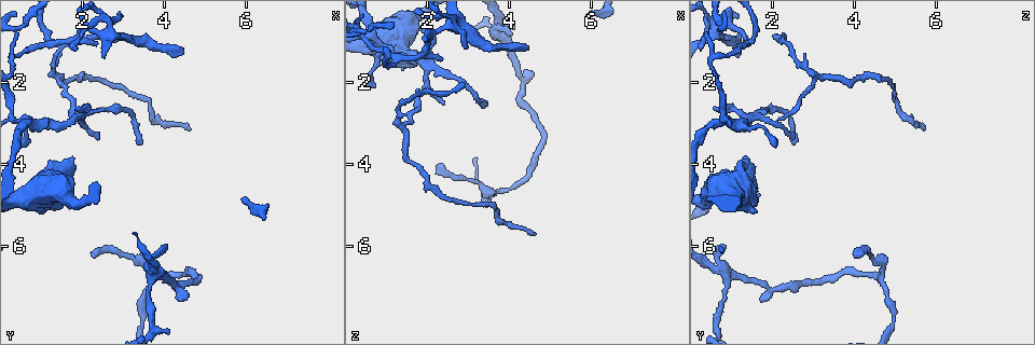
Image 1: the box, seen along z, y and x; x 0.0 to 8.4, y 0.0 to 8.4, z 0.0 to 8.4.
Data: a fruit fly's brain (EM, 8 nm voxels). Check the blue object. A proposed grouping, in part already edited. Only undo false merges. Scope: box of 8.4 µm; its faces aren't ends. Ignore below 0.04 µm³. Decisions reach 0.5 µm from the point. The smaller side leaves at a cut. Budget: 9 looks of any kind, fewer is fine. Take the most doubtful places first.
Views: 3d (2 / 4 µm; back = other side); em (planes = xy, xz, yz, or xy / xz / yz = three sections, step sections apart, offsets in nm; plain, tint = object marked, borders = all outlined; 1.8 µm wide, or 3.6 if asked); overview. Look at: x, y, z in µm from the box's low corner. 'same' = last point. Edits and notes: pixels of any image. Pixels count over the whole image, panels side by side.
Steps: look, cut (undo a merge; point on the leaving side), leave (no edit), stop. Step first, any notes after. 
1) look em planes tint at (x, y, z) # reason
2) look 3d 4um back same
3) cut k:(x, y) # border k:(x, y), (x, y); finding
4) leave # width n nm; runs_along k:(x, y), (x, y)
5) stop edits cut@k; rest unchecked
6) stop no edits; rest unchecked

look 3d 2um at (3.80, 6.60, 0.85) # three arms meet

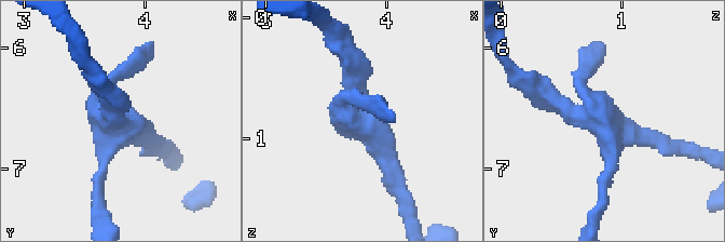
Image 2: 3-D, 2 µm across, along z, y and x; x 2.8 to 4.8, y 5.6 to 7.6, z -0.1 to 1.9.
look em xy step 8 tint at (3.84, 6.66, 0.88)

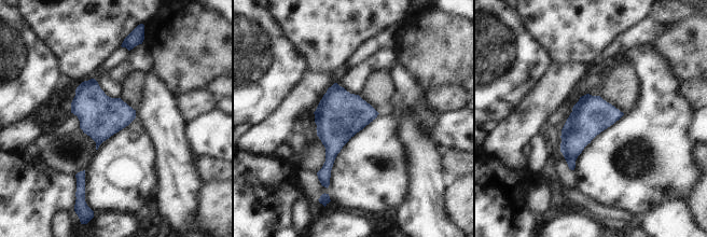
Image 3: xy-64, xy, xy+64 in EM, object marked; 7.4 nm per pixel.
look em planes tint same

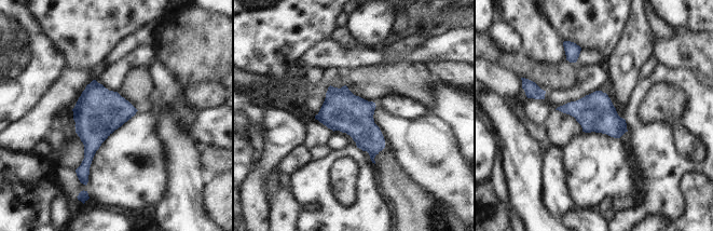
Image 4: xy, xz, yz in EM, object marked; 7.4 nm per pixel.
leave # one cell here

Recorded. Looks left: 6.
look 3d 2um back at (2.65, 0.80, 0.65)

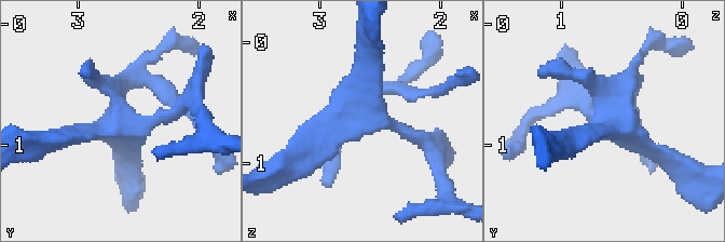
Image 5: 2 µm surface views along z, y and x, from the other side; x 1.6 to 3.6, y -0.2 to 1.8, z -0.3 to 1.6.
look em xz step 8 tint at (2.66, 0.82, 0.62)

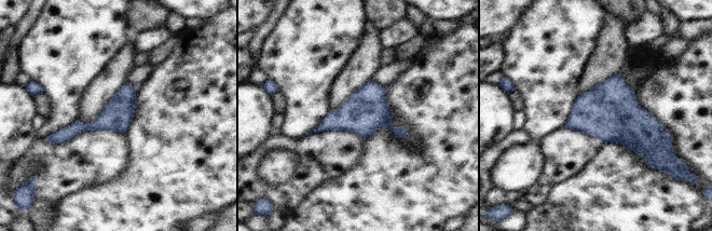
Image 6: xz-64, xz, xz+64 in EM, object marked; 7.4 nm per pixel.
look em planes borders same # cut it another way

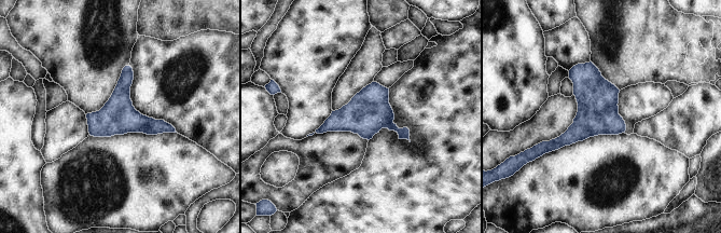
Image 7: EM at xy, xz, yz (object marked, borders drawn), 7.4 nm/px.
leave # one cell here

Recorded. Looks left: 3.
look em xy step 16 tint at (0.60, 2.95, 0.80) # three arms meet

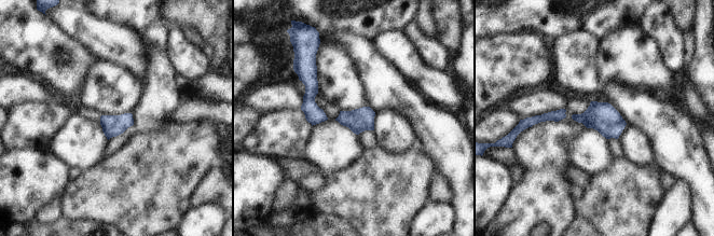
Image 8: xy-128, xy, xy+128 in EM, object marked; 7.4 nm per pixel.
look em planes tint same # cut it another way

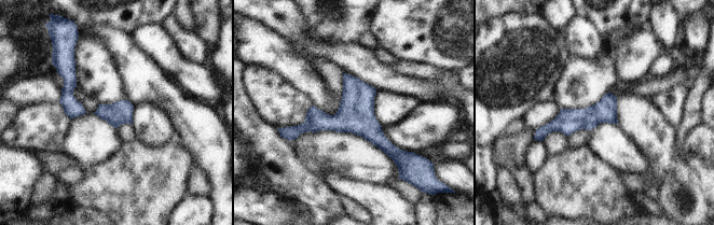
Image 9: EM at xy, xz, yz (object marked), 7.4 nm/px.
leave # runs_along 9:(291, 129), (362, 123), (403, 154); continuous, no second cell

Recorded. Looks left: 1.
look em 3.6um planes tint at (0.80, 4.80, 1.00) # thick turns thin

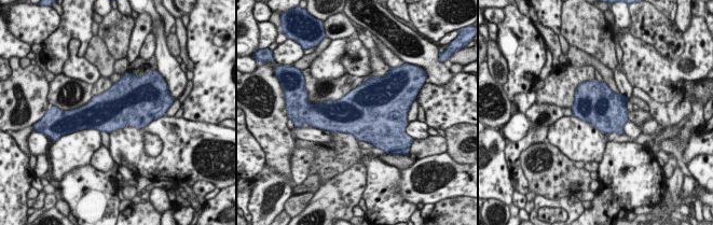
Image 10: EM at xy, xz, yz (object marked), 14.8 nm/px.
leave # all the same cell

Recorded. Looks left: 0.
stop no edits; rest unchecked

